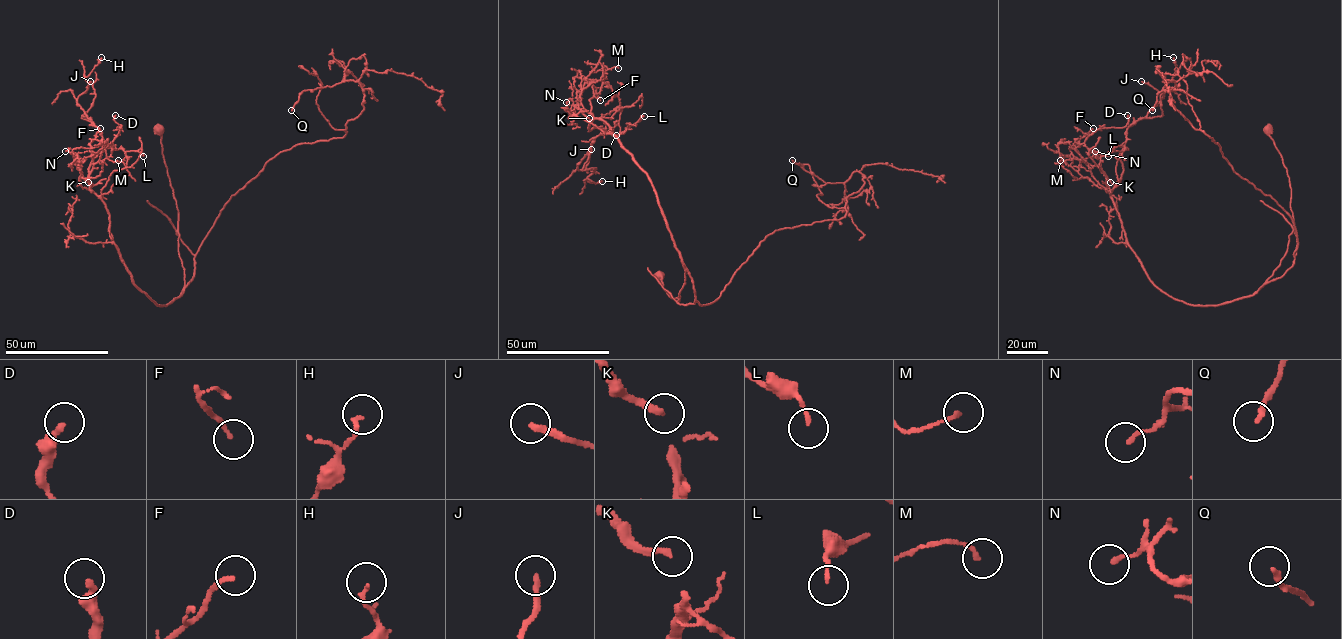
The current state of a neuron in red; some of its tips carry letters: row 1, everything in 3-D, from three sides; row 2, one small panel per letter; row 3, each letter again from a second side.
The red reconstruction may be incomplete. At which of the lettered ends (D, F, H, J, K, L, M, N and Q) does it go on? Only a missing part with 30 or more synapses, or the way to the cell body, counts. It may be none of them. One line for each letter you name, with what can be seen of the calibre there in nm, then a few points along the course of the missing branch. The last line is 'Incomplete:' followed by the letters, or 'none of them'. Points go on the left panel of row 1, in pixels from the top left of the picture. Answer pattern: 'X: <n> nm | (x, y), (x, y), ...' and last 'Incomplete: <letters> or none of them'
Incomplete: none of them

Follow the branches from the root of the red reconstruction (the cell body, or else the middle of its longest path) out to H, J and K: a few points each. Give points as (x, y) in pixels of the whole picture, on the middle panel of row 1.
H: (659, 276), (678, 301), (685, 267), (651, 181), (594, 118), (589, 130), (606, 132), (582, 169), (602, 181)
J: (659, 276), (678, 301), (685, 267), (650, 179), (597, 118), (589, 130), (606, 132), (579, 170), (591, 149)
K: (659, 276), (678, 301), (685, 267), (657, 193), (608, 125), (584, 108), (581, 76), (578, 106), (589, 118)

